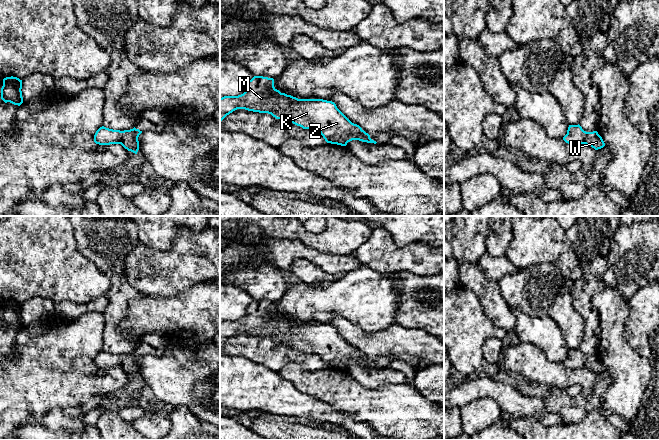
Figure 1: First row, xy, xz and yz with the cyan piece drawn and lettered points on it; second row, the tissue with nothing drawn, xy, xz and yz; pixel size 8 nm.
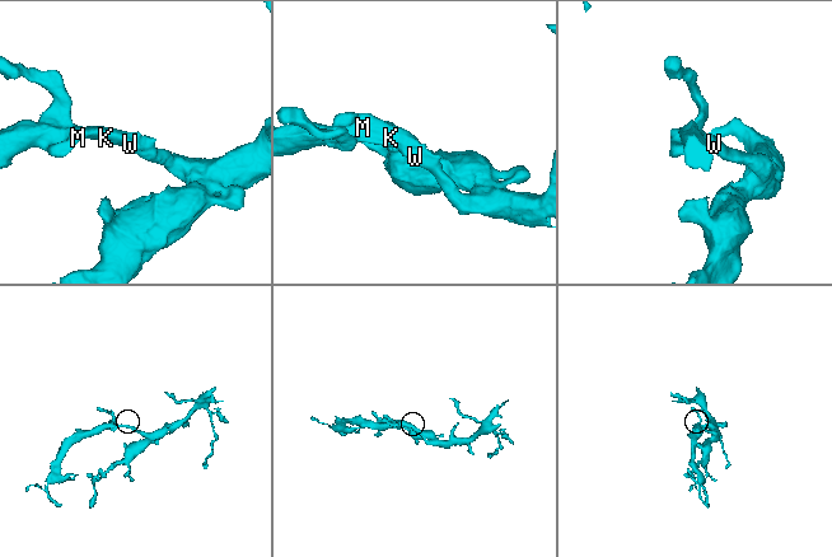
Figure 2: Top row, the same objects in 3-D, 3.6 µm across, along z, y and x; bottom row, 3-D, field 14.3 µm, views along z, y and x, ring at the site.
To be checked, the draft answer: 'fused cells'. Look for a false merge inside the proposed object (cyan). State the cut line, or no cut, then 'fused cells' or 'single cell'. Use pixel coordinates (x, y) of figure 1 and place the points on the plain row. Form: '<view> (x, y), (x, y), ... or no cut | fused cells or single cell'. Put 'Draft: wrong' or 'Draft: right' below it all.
no cut | single cell
Draft: wrong

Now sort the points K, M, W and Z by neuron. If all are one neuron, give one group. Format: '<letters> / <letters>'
K M W Z

